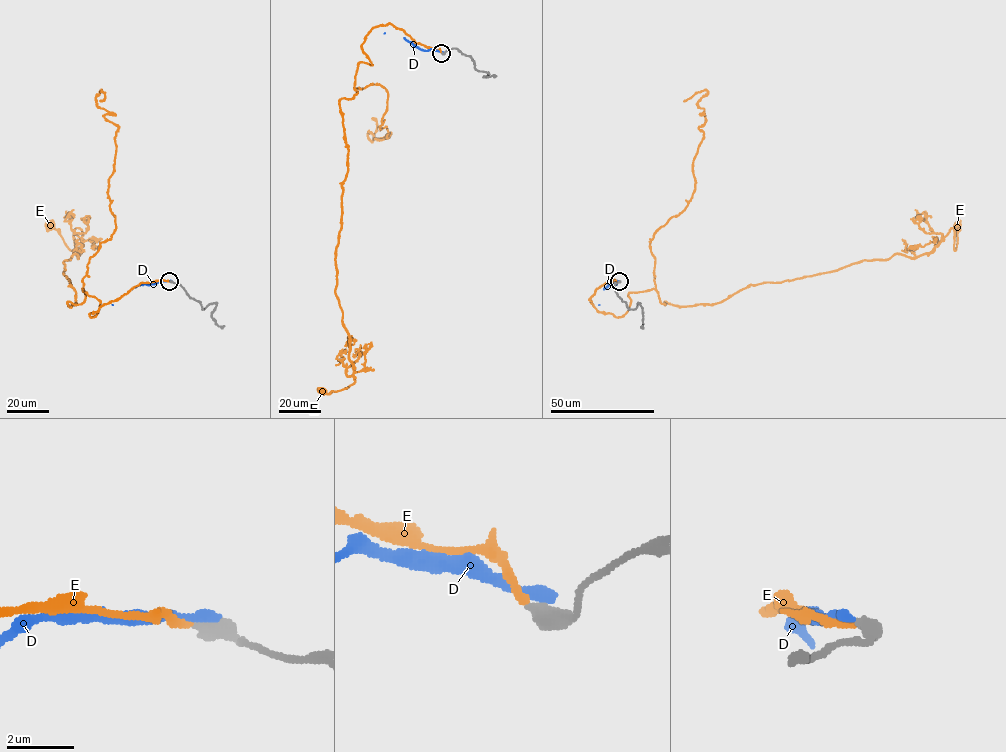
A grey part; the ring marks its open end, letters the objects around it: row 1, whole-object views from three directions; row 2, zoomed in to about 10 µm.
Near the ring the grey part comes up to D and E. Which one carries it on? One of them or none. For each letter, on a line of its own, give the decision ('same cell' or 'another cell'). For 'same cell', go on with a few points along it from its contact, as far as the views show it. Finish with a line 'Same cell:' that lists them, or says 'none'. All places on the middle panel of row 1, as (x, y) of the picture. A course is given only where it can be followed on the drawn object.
D: another cell
E: same cell; course (442, 52), (376, 26), (361, 45), (372, 64), (339, 101), (335, 294), (355, 380), (322, 391)
Same cell: E

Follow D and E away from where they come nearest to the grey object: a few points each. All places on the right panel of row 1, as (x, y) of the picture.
D: (618, 281), (604, 289), (599, 305)
E: (618, 281), (599, 312), (654, 288), (716, 304), (917, 257), (952, 228), (955, 250), (957, 226)

